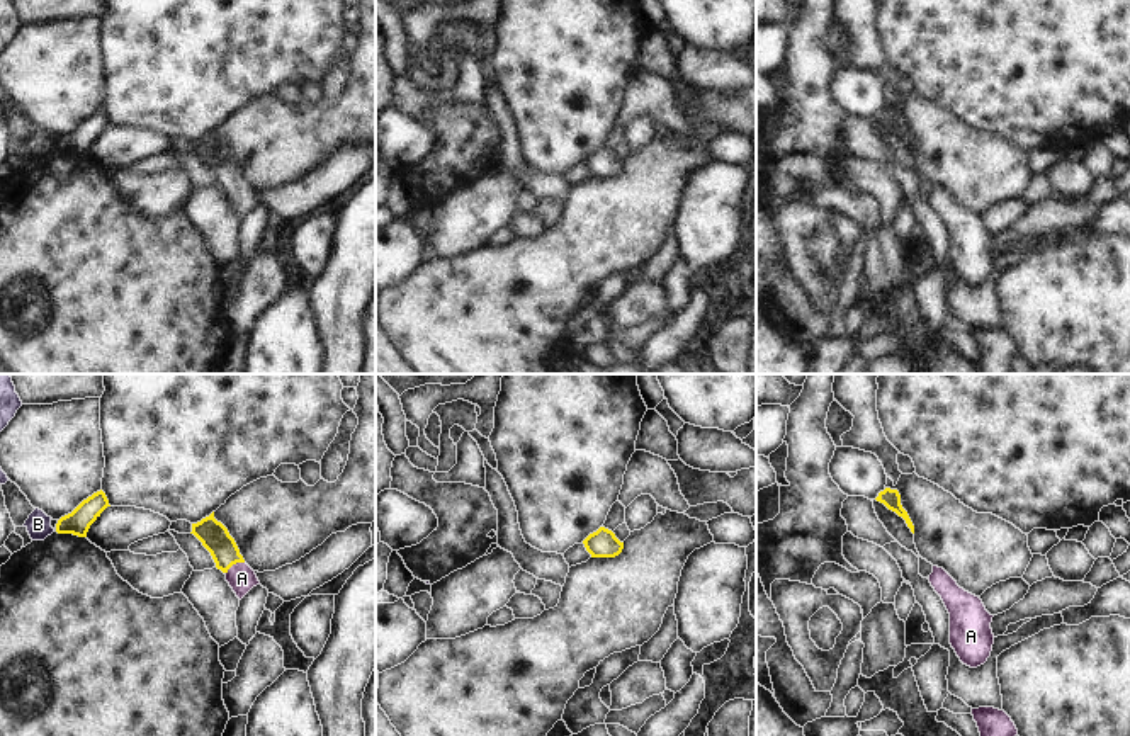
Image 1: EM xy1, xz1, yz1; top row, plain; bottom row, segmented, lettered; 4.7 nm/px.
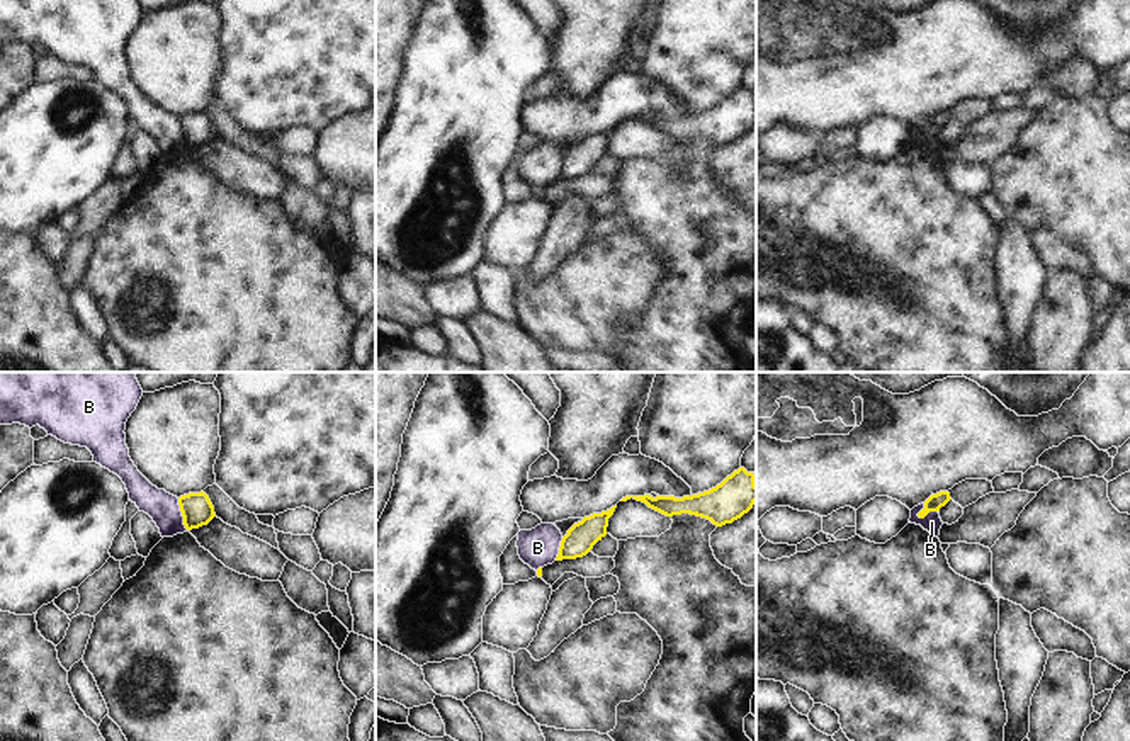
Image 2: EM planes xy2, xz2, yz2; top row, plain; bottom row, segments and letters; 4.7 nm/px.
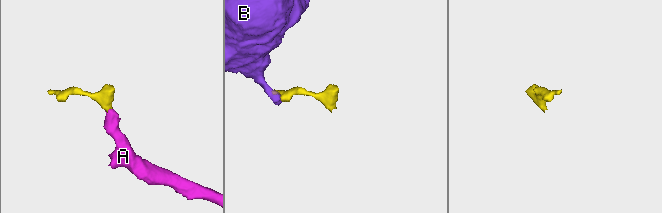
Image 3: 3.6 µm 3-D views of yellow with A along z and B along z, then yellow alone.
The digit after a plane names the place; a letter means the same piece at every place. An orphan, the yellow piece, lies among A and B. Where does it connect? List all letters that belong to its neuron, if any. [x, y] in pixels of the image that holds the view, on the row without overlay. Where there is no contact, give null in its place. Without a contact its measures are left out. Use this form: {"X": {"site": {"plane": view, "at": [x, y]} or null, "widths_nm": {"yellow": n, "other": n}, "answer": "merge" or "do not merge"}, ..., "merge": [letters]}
{"A": {"site": {"plane": "xy1", "at": [233, 182]}, "widths_nm": {"yellow": 140, "other": 140}, "answer": "merge"}, "B": {"site": {"plane": "yz2", "at": [926, 133]}, "widths_nm": {"yellow": 80, "other": 90}, "answer": "do not merge"}, "merge": ["A"]}

